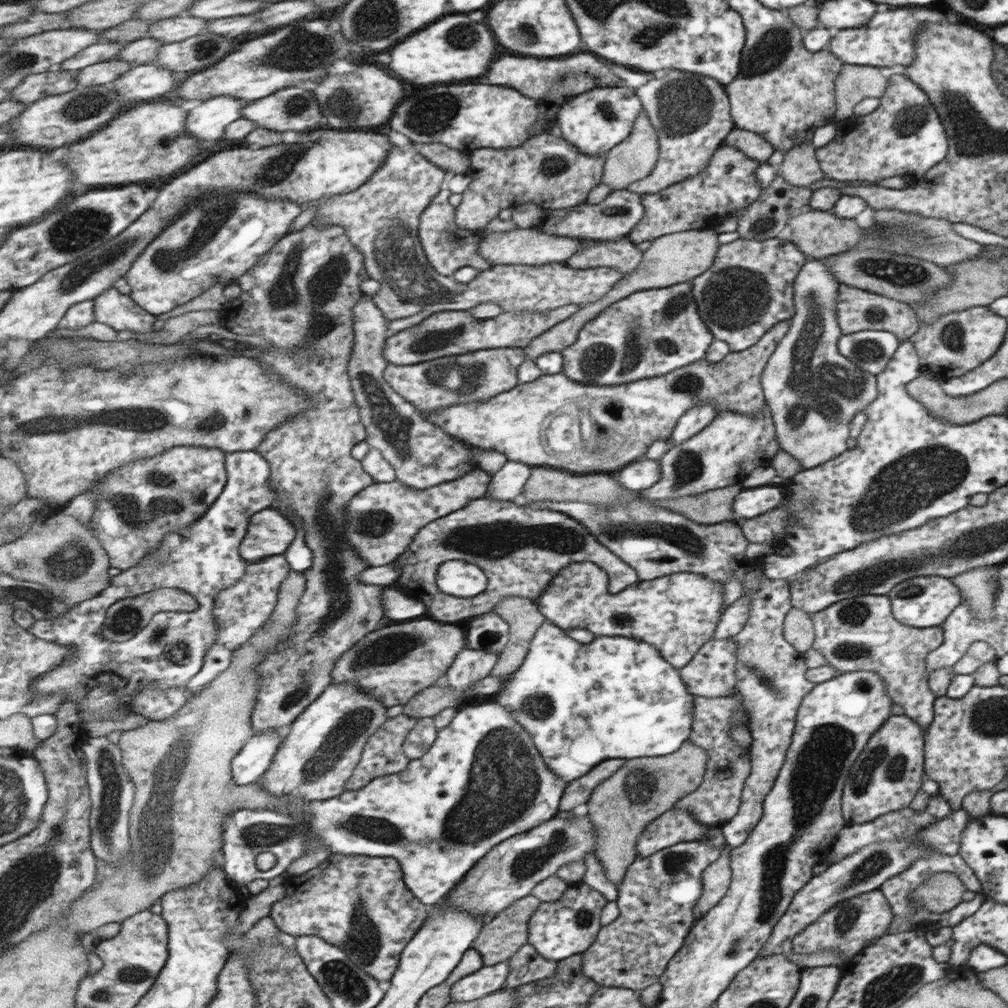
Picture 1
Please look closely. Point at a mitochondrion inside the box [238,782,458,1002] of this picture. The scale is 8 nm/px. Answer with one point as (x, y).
(363, 938)

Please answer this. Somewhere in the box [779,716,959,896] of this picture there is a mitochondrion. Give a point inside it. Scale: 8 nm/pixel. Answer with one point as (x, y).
(881, 762)

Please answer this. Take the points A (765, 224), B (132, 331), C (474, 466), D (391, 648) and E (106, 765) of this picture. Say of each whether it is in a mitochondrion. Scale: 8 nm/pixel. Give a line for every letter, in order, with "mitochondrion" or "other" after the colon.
A: mitochondrion
B: other
C: other
D: mitochondrion
E: mitochondrion

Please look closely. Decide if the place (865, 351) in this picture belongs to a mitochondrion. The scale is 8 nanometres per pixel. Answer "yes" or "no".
yes

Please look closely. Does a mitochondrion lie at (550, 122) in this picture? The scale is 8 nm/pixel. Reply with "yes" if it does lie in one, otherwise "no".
no

